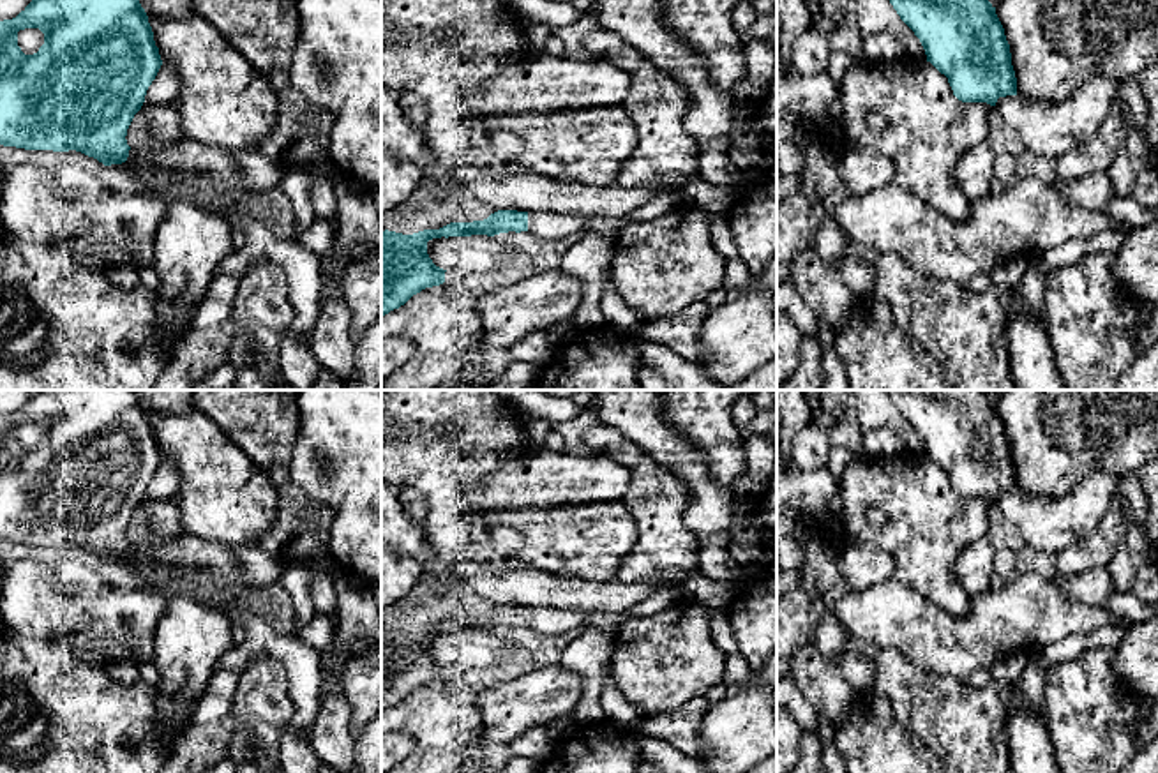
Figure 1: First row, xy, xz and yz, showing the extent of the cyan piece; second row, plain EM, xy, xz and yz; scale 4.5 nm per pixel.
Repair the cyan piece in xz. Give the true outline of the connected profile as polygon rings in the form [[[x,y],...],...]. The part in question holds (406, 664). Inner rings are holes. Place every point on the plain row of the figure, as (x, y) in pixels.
[[[498,605],[484,616],[450,618],[440,625],[424,625],[413,630],[381,627],[381,711],[404,701],[425,683],[445,678],[443,664],[427,649],[432,634],[530,627],[540,634],[567,634],[574,628],[602,628],[616,637],[621,614],[579,612],[554,607]]]

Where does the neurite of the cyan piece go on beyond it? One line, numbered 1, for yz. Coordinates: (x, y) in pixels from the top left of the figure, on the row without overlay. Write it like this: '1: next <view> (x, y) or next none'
1: next none

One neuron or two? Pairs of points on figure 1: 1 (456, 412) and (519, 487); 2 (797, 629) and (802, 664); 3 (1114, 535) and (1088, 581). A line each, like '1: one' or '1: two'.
1: two
2: two
3: two

